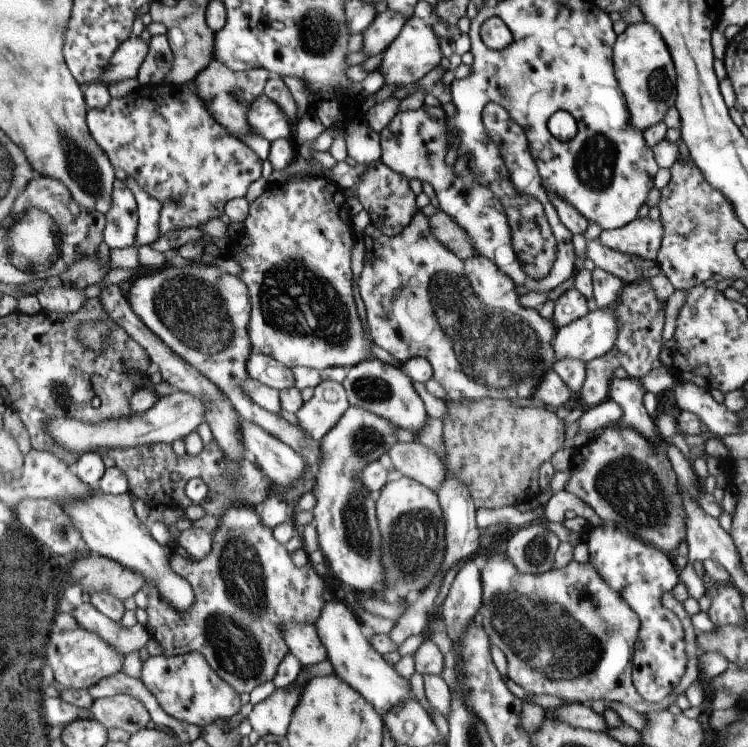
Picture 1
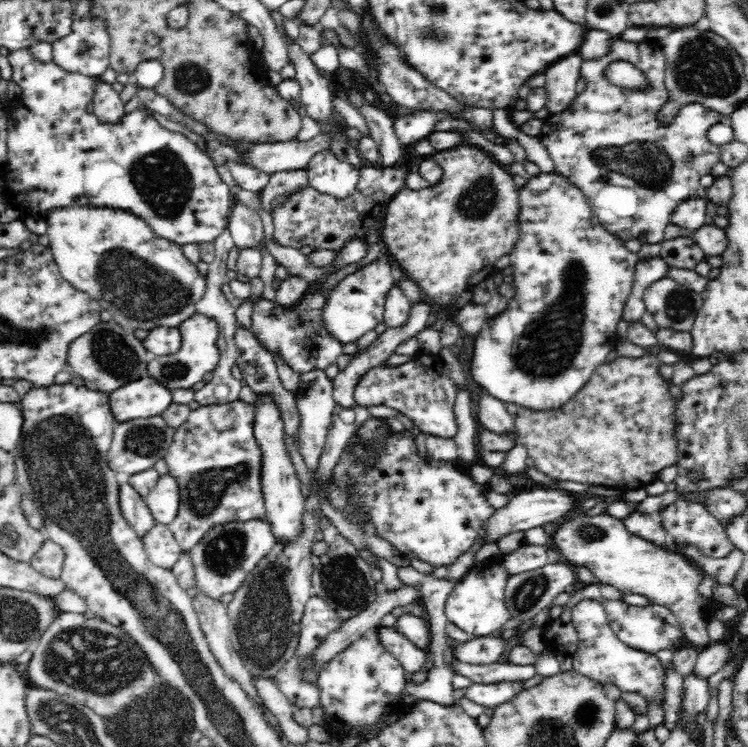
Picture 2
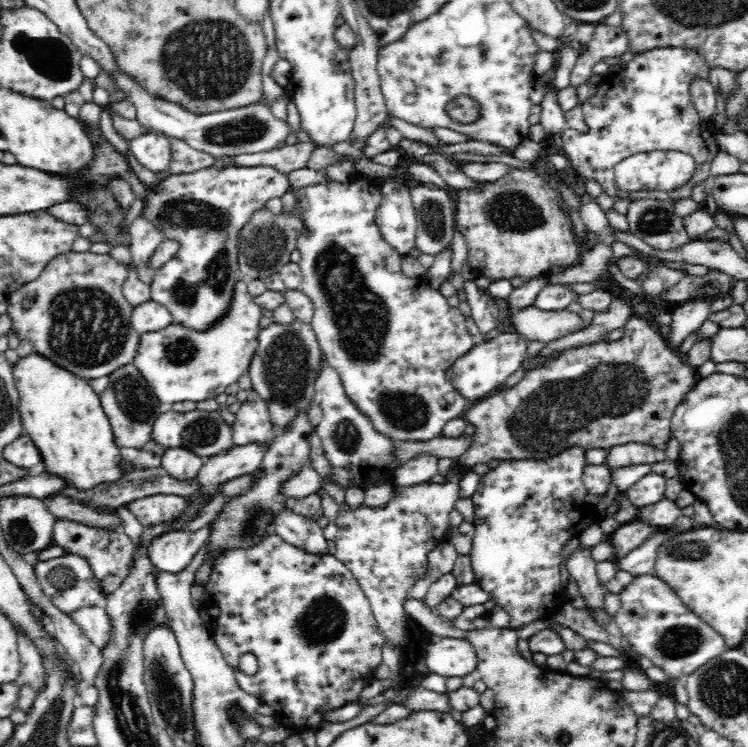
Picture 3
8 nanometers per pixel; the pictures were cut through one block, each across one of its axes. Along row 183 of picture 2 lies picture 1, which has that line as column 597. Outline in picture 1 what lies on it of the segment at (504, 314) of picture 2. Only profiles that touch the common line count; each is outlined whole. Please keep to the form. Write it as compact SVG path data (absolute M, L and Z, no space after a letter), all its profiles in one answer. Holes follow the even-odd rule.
M612 523L588 528L585 533L587 537L585 543L590 551L590 564L600 574L600 578L626 600L626 604L634 610L636 616L640 619L640 630L638 630L635 640L634 652L632 652L631 677L634 688L646 702L662 702L674 690L674 687L686 672L686 650L684 649L686 642L684 641L682 624L678 616L660 602L662 594L671 591L679 583L679 575L676 574L674 564L665 552L649 544L644 544L642 540L628 534L628 532L618 530Z

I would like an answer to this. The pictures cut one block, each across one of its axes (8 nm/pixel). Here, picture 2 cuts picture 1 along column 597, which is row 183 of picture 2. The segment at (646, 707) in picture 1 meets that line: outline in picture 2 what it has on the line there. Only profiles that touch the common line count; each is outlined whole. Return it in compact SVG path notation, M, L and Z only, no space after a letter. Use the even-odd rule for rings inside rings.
M616 38L610 52L598 60L583 60L582 75L588 79L583 92L578 93L570 106L562 112L549 114L544 119L539 139L554 161L555 172L567 178L586 197L595 217L610 233L625 240L639 240L641 244L664 241L666 227L671 223L675 206L696 197L701 188L700 178L708 176L712 166L720 161L720 145L708 139L708 128L720 124L726 116L706 108L700 103L681 106L674 120L665 128L657 119L657 112L666 104L669 93L665 87L666 60L657 40L640 43L624 42ZM611 62L630 62L646 74L650 86L644 90L626 90L612 84L602 75Z

